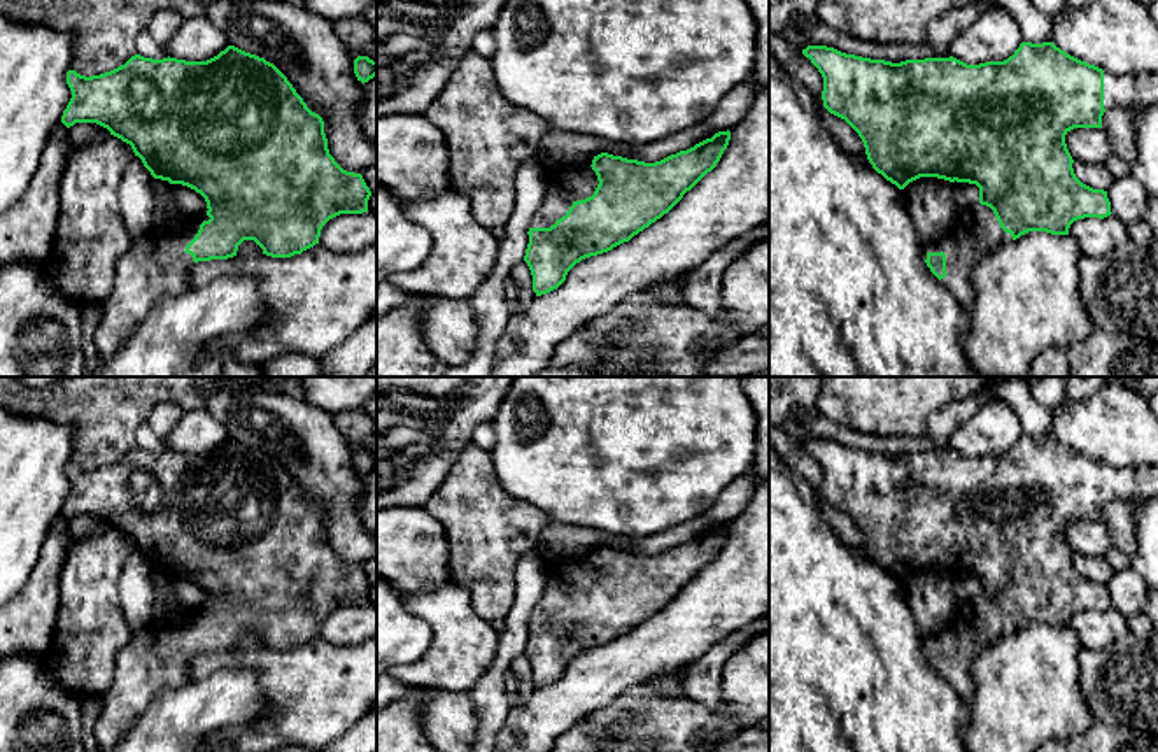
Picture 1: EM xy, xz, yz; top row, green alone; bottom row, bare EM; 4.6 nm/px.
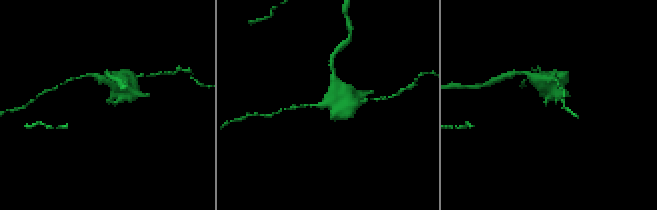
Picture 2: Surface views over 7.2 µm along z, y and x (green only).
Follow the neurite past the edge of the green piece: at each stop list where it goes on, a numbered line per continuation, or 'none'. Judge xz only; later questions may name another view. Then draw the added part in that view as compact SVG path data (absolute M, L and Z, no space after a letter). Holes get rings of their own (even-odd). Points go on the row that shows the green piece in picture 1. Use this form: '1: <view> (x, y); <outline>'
1: xz (564, 183); M592 160L576 165L545 167L545 200L531 221L531 228L550 228L566 216L569 207L594 195L599 181L592 170Z

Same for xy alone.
1: xy (155, 265); M205 207L198 216L133 238L130 249L116 261L114 289L102 305L103 314L95 331L102 359L116 354L159 298L187 291L194 261L186 245L200 224L210 219L207 210Z

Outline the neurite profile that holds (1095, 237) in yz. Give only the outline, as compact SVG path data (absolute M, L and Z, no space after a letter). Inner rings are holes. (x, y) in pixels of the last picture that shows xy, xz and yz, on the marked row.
M1112 214L1104 219L1077 219L1070 224L1069 235L1083 256L1098 258L1114 252L1130 240L1126 224Z

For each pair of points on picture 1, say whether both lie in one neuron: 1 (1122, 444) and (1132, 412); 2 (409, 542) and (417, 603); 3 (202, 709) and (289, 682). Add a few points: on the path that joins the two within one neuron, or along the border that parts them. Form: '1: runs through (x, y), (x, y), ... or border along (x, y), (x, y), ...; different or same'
1: runs through (1122, 437), (1122, 423), (1125, 419); same
2: border along (449, 579), (403, 595); different
3: border along (253, 666), (267, 712), (253, 723), (239, 726); different

